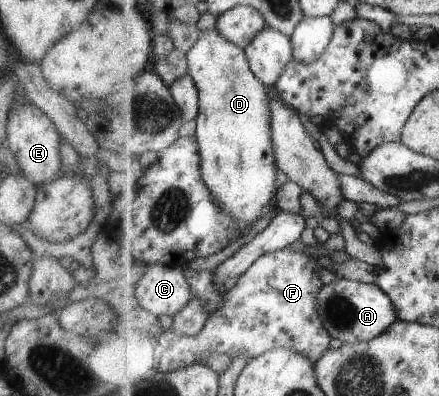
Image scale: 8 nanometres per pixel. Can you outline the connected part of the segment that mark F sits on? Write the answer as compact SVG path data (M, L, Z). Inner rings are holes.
M288 247L264 254L231 285L226 302L209 316L200 334L186 336L168 329L160 336L159 371L174 372L198 362L203 364L216 352L227 353L230 358L248 354L254 359L276 346L286 346L317 364L333 338L322 324L316 304L316 296L325 286L320 270L318 260Z

